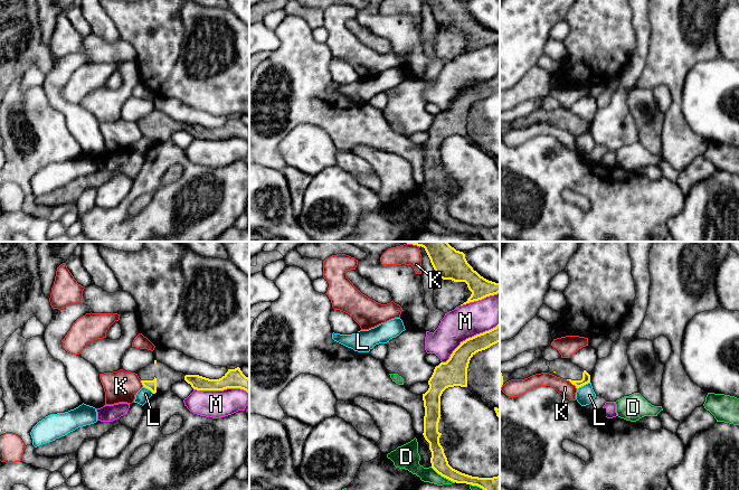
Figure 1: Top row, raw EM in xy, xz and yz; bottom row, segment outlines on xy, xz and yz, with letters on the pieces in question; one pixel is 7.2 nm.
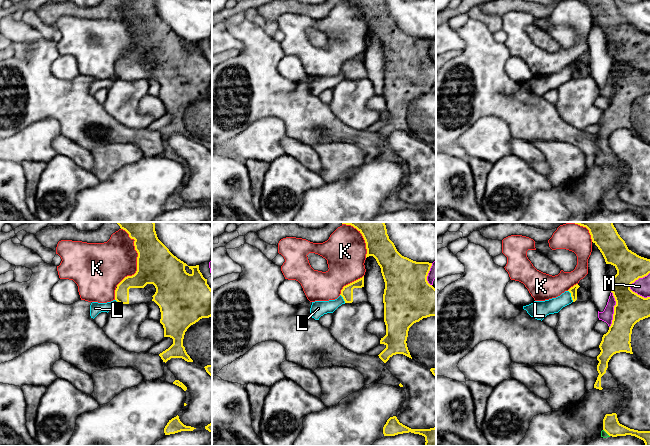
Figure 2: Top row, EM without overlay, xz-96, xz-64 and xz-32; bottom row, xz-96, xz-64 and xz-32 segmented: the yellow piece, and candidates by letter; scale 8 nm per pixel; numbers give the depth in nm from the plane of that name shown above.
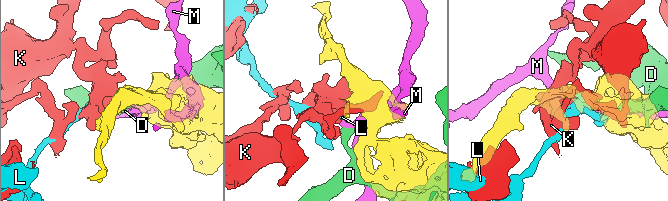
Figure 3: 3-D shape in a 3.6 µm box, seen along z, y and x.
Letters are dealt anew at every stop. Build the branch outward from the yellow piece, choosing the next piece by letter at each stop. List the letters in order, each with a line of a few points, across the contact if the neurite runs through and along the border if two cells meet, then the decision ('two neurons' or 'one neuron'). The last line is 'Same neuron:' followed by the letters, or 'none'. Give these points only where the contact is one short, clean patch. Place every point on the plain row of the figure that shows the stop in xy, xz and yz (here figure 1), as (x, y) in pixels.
D: two neurons
K: two neurons
L: line yz (589, 131), (577, 138); two neurons
M: two neurons
Same neuron: none

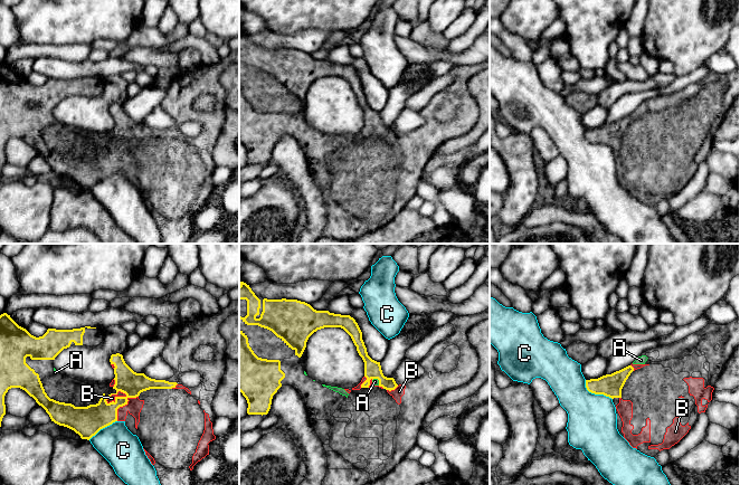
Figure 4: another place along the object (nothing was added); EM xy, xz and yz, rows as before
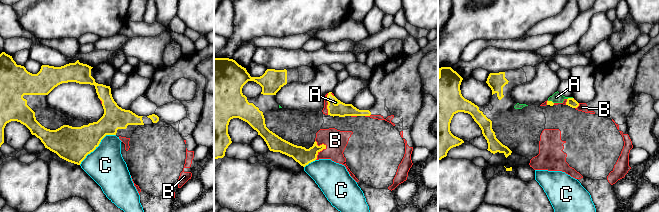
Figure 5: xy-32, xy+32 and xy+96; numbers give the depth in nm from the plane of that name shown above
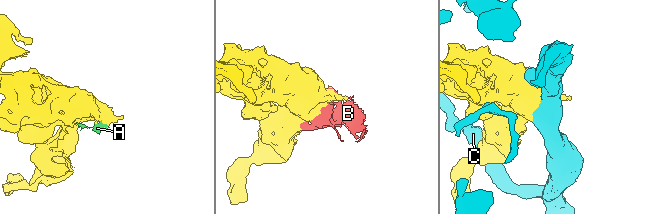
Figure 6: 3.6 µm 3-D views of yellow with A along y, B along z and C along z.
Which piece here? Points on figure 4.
A: one neuron
B: one neuron
C: two neurons
Same neuron: A, B

